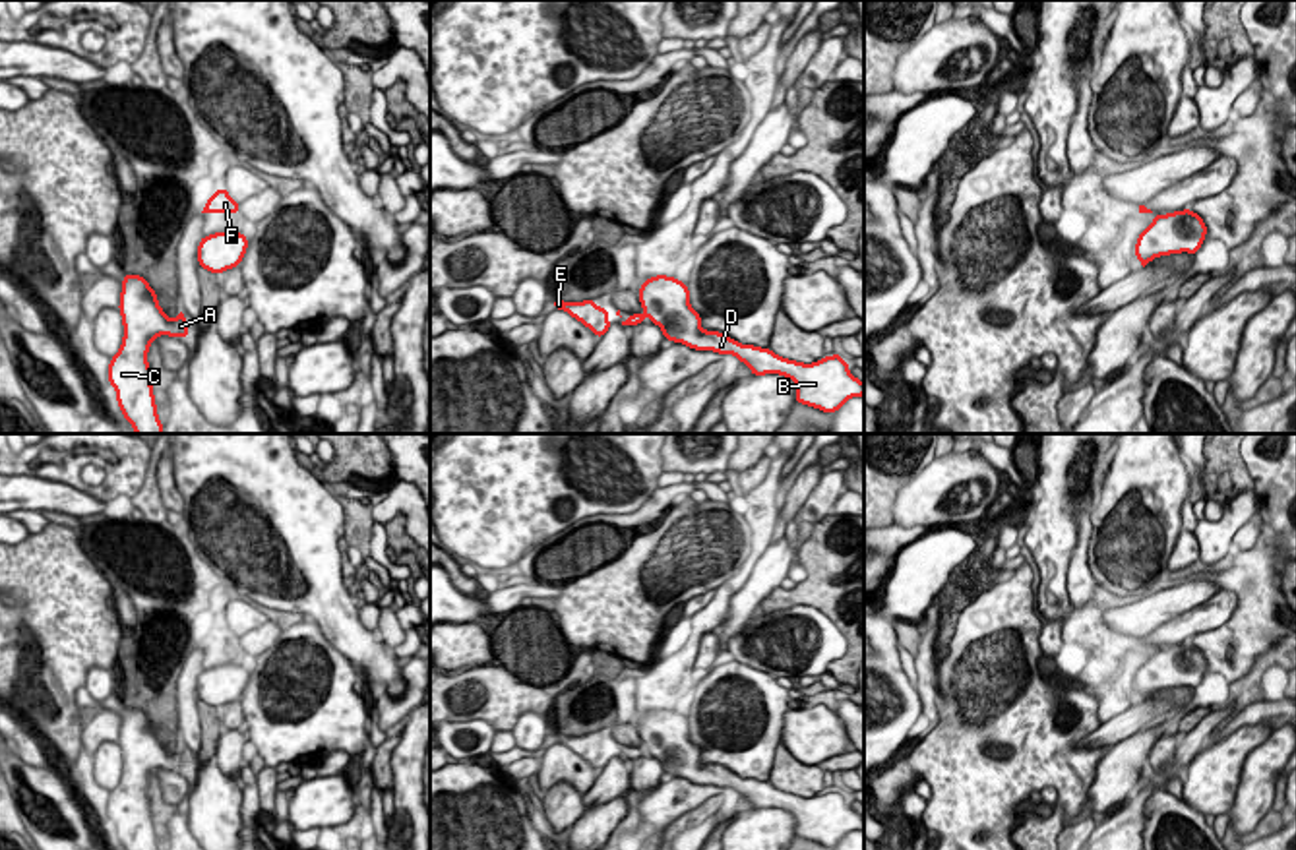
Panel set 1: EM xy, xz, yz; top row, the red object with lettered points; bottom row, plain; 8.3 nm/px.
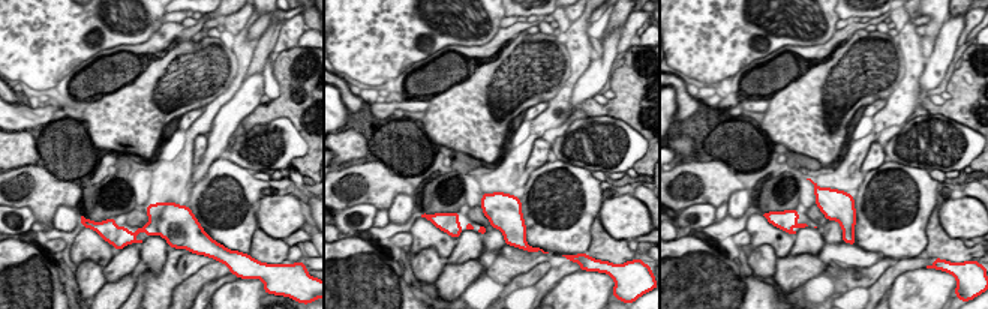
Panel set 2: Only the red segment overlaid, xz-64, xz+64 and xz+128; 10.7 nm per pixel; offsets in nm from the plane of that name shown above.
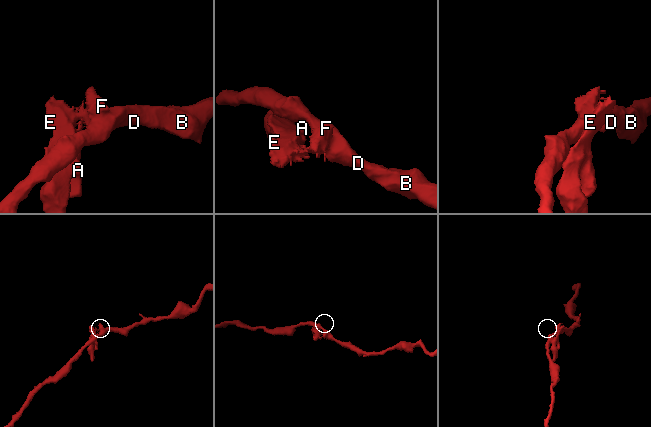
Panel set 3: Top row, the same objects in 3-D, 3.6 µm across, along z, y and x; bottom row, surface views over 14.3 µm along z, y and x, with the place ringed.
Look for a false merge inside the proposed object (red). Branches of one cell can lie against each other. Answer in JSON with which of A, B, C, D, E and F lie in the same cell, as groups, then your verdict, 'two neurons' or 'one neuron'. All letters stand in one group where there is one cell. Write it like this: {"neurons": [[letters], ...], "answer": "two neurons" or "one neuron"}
{"neurons": [["A", "B", "C", "D", "E", "F"]], "answer": "one neuron"}

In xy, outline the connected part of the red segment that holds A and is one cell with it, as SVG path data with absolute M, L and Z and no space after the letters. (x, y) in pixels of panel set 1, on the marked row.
M124 275L118 304L124 337L108 364L108 383L116 389L118 409L136 434L163 434L157 414L149 345L159 335L188 339L188 321L180 312L170 319L159 306L155 288L141 275Z

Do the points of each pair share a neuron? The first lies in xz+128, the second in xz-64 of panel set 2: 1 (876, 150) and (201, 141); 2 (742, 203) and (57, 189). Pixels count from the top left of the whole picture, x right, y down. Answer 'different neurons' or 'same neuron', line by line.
1: same neuron
2: different neurons

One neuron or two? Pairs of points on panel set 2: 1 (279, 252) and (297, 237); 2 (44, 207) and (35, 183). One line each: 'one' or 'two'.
1: two
2: one

